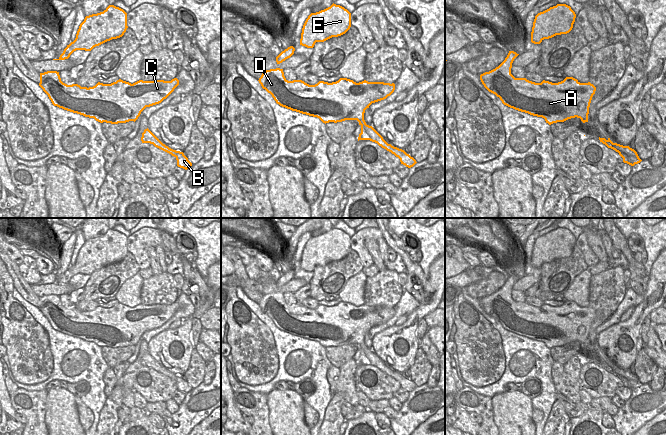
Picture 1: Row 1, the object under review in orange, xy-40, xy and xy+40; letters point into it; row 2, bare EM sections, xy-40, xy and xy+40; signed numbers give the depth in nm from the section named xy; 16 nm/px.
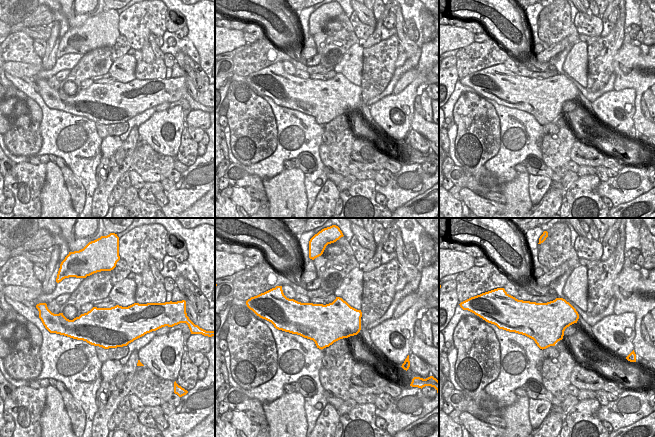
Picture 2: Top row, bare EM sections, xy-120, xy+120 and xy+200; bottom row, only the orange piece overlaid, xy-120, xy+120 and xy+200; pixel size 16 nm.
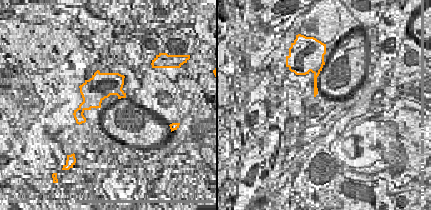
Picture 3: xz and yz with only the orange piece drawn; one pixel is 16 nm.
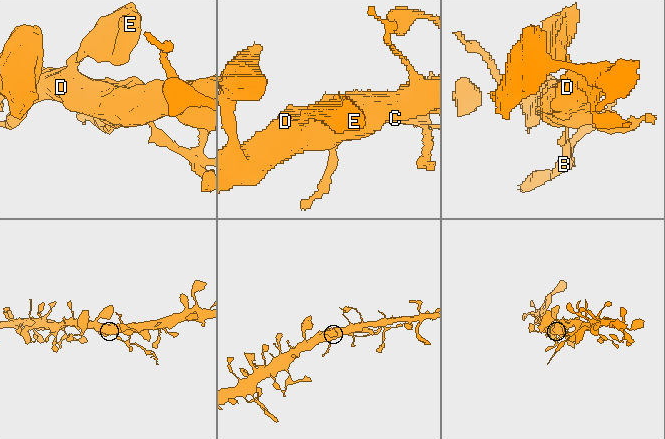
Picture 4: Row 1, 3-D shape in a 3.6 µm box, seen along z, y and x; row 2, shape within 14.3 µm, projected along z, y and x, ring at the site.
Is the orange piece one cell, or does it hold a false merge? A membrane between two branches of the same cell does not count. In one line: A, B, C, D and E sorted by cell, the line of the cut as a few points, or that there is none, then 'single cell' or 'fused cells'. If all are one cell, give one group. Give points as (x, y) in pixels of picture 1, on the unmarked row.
A C D E / B; cut in xy along (363, 341), (359, 346); fused cells

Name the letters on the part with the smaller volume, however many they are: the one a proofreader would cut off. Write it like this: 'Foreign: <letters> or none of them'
Foreign: B

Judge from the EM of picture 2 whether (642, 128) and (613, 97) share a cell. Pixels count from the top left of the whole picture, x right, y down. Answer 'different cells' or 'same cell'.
different cells

